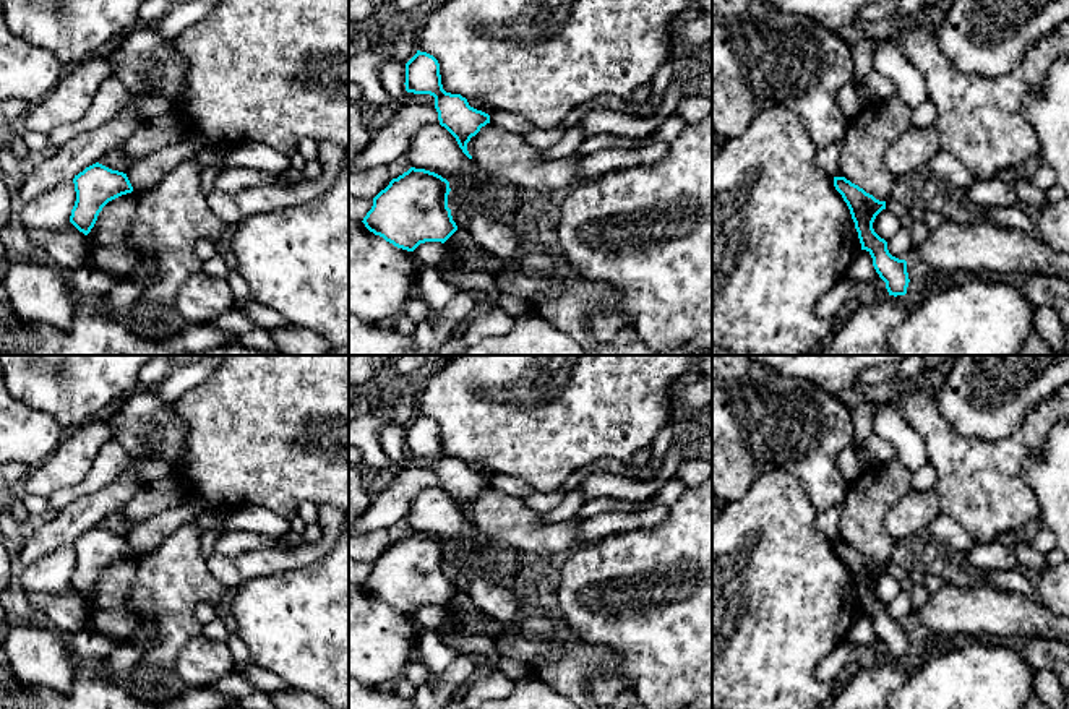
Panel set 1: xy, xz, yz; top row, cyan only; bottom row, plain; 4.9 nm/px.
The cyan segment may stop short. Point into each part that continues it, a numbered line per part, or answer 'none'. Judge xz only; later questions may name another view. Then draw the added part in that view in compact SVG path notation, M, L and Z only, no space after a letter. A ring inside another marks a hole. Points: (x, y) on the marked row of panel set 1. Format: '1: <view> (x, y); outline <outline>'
none

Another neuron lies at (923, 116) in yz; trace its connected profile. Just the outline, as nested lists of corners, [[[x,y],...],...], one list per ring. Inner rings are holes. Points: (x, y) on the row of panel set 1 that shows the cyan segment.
[[[929,99],[910,110],[912,127],[915,128],[928,128],[936,125],[936,117],[936,107]]]

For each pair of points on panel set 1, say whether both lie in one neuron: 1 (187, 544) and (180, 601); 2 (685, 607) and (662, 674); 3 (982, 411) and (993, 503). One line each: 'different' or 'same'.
1: same
2: same
3: different

